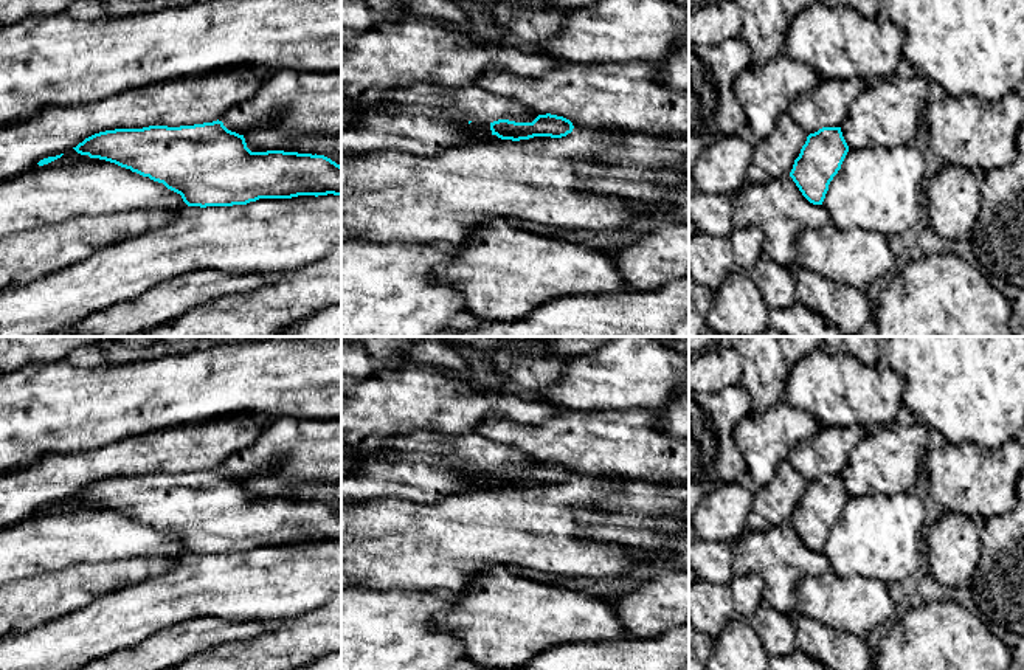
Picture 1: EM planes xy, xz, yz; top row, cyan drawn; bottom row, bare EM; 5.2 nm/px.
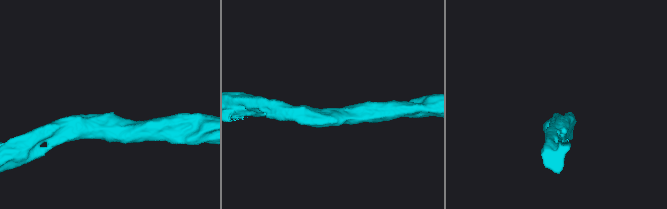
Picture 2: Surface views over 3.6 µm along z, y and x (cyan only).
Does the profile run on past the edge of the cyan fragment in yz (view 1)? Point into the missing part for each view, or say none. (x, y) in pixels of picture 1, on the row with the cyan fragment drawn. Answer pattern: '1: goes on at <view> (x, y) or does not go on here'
1: does not go on here

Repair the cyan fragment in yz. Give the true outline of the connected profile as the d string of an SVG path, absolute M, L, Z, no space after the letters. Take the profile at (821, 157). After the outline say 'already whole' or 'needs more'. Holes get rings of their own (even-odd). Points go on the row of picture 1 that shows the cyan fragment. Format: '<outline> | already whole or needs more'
M822 127L807 136L790 177L810 203L822 205L847 152L841 127Z | already whole

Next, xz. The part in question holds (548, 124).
M538 115L532 123L515 123L509 119L498 119L490 123L492 135L501 140L529 140L534 136L562 138L571 133L573 123L557 115Z | already whole

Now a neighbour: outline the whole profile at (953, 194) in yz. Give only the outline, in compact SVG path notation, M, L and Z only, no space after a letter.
M942 163L926 185L929 226L946 240L970 237L981 211L982 178L962 166Z

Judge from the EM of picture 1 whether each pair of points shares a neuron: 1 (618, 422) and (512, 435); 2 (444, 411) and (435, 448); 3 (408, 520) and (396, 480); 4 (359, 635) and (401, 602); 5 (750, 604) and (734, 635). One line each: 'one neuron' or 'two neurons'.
1: one neuron
2: two neurons
3: two neurons
4: one neuron
5: two neurons

